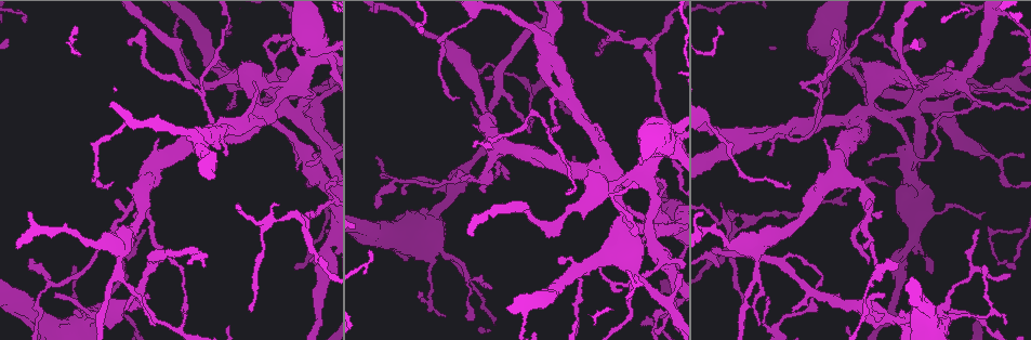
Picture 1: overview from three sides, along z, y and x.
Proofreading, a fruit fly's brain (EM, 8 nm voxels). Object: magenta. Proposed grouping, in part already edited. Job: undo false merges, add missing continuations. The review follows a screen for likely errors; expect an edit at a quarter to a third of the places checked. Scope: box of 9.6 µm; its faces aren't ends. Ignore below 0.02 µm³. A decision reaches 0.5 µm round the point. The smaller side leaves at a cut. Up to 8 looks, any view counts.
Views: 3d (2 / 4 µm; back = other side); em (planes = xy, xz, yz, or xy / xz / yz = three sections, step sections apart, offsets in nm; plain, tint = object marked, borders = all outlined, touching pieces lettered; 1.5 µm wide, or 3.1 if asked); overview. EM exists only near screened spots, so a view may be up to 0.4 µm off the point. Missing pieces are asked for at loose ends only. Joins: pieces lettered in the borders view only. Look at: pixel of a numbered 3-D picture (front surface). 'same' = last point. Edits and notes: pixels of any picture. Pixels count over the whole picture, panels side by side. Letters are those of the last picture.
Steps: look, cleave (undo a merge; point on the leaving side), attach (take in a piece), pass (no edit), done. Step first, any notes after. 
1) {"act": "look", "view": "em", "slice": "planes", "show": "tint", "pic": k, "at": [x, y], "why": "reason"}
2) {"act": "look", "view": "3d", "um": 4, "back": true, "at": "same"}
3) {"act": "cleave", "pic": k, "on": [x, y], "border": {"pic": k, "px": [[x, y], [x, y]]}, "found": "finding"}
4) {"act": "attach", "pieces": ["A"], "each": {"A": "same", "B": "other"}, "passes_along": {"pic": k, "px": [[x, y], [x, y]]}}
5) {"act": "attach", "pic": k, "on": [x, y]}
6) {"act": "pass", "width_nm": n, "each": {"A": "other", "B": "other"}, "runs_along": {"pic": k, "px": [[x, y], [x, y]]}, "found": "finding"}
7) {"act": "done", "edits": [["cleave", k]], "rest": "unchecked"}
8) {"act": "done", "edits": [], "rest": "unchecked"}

{"act": "look", "view": "3d", "um": 4, "back": true, "pic": 1, "at": [822, 98], "why": "abrupt turn"}

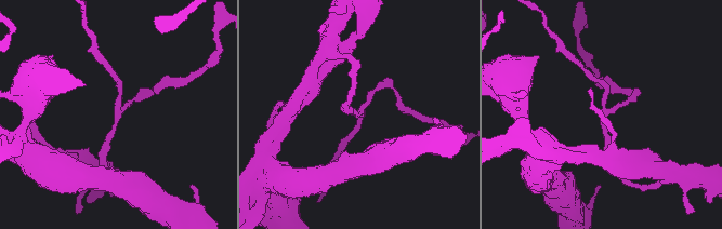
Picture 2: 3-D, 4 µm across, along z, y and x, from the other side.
{"act": "look", "view": "em", "slice": "planes", "show": "plain", "pic": 2, "at": [117, 117], "why": "shape alone is not enough"}

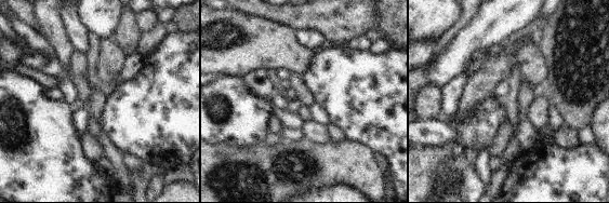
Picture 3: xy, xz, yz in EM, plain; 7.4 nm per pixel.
{"act": "look", "view": "em", "slice": "planes", "show": "borders", "at": "same", "why": "what lies round it"}

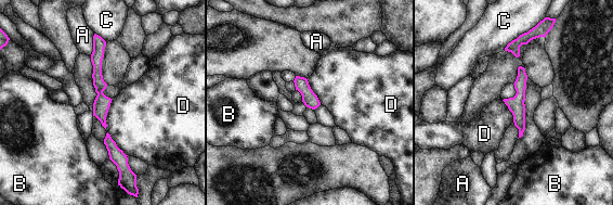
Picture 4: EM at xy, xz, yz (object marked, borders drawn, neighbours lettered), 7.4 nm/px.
{"act": "pass", "each": {"A": "other", "B": "other", "C": "other", "D": "other"}, "border": {"pic": 4, "px": [[113, 99], [106, 116], [105, 128]]}, "found": "one cell here"}

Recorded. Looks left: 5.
{"act": "look", "view": "3d", "um": 4, "pic": 1, "at": [862, 62], "why": "thick end"}

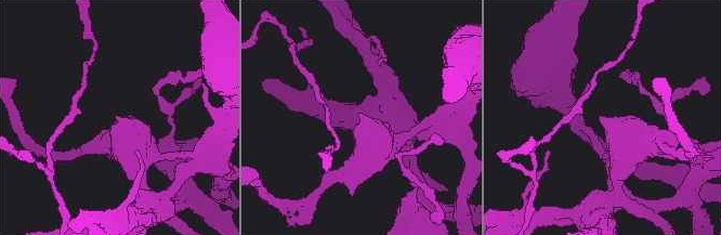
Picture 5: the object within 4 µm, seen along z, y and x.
{"act": "look", "view": "em", "slice": "xy", "step": 8, "show": "tint", "pic": 5, "at": [357, 114]}

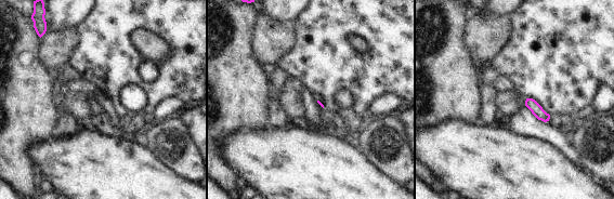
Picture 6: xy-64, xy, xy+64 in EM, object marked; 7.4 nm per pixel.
{"act": "look", "view": "em", "slice": "planes", "show": "borders", "at": "same"}

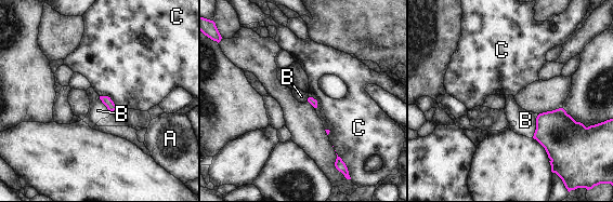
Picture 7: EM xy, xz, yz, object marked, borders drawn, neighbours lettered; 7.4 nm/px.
{"act": "pass", "each": {"A": "other", "B": "other", "C": "other"}, "found": "no lettered piece goes on from it"}

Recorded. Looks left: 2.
{"act": "look", "view": "em", "slice": "planes", "show": "borders", "pic": 1, "at": [642, 42], "why": "abrupt turn"}

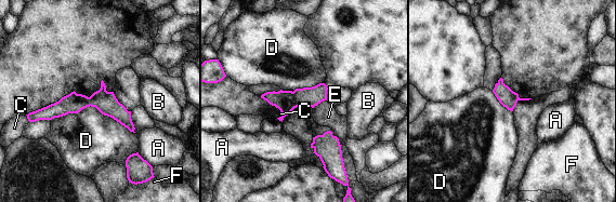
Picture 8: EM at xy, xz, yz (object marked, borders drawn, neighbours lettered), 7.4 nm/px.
{"act": "cleave", "pic": 8, "on": [284, 100], "each": {"A": "other", "B": "other", "C": "other", "D": "other", "E": "other", "F": "other"}, "border": {"pic": 8, "px": [[292, 92], [293, 98], [300, 105]]}, "found": "two cells meet here"}

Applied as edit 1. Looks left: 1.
{"act": "done", "edits": [["cleave", 8]], "rest": "unchecked"}

